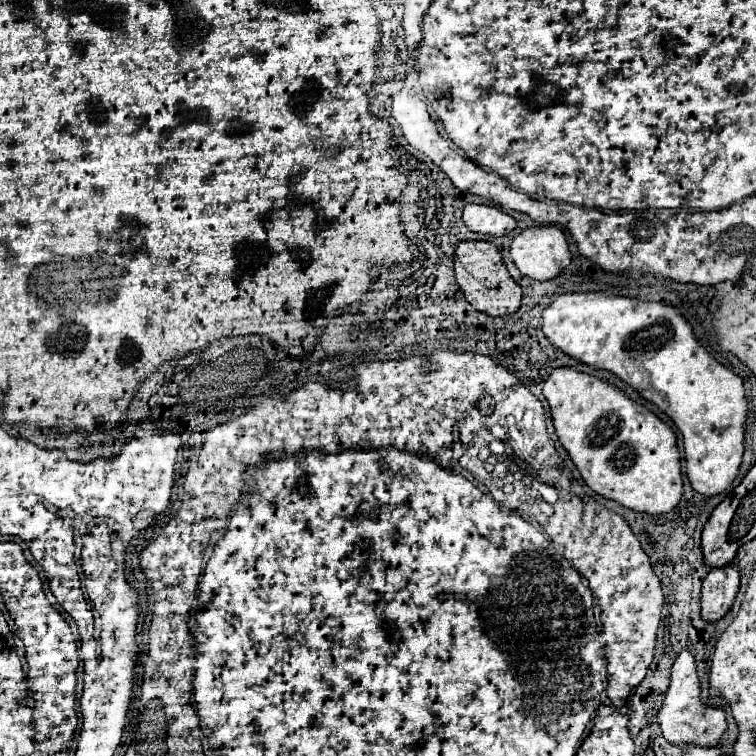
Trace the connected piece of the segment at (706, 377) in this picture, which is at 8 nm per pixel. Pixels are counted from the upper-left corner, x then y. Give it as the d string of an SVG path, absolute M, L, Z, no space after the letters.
M570 292L556 296L556 300L544 308L542 330L548 340L564 354L588 366L614 372L624 382L632 384L642 398L654 402L664 414L672 418L684 438L686 474L696 492L714 496L724 492L734 482L744 454L748 412L744 382L700 346L690 322L672 304L644 302L638 298L614 296L608 292Z

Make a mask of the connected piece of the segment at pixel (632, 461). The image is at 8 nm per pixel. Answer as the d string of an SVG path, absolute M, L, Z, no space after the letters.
M562 366L554 368L544 386L544 398L550 404L556 434L570 454L572 462L580 470L584 482L600 496L612 498L626 508L648 514L670 512L682 498L682 472L680 472L680 452L676 448L676 434L662 422L654 412L642 404L628 398L620 388L598 376L578 372L574 368Z

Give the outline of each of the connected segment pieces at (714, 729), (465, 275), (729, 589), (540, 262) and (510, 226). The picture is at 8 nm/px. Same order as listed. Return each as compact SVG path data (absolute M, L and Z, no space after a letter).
M686 646L674 666L672 666L672 678L670 688L666 692L664 704L658 712L658 724L664 734L664 738L672 744L700 744L700 746L714 746L722 732L726 730L726 714L718 706L704 704L700 698L700 680L696 674L696 660L694 660L694 646Z
M482 240L458 242L454 250L454 274L466 300L478 312L484 312L488 316L506 316L520 308L522 290L508 274L502 262L502 254L492 242L482 242Z
M736 562L722 568L712 568L702 584L702 618L708 622L720 620L732 606L740 586L740 574Z
M532 226L514 236L510 258L516 268L534 280L558 276L572 260L566 236L558 226Z
M466 204L462 218L472 232L490 236L504 236L516 228L516 220L508 212L488 204Z

